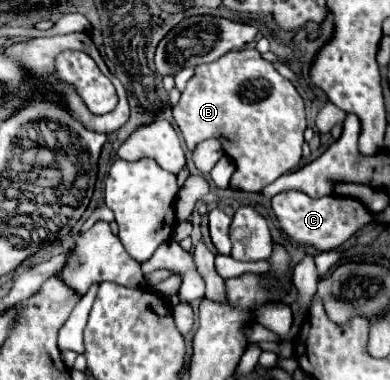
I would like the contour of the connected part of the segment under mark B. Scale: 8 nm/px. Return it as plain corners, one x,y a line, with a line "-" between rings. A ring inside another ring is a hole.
253,48
233,50
211,64
199,64
195,68
195,76
187,82
179,104
173,106
173,118
189,150
207,138
225,138
225,154
233,158
235,164
231,186
237,186
245,192
261,192
281,174
295,168
301,160
301,148
305,142
303,132
307,128
303,98
293,82
283,78
275,66

